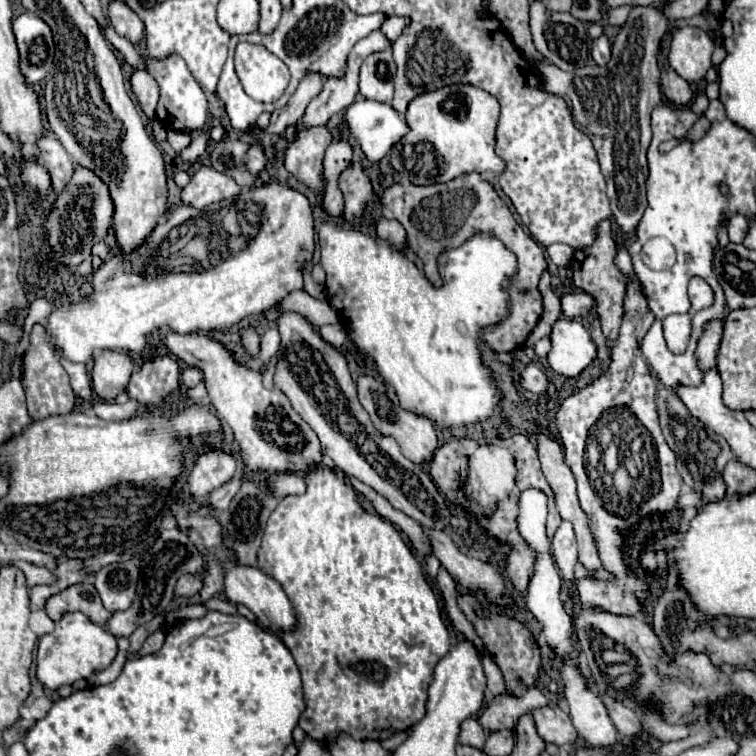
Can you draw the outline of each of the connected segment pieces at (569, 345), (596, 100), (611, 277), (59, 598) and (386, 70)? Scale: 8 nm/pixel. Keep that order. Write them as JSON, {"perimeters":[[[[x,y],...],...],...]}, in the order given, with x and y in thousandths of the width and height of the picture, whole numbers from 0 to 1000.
{"perimeters":[[[[741,421],[728,442],[728,487],[749,500],[762,500],[791,471],[791,458],[770,426]]],[[[841,8],[836,11],[828,32],[820,37],[812,58],[810,58],[810,79],[802,90],[775,85],[759,95],[743,95],[741,90],[733,90],[733,85],[706,82],[709,93],[717,101],[714,116],[725,124],[746,130],[746,135],[754,143],[754,151],[759,156],[759,167],[770,172],[786,190],[791,201],[791,212],[796,220],[796,230],[804,238],[804,262],[810,272],[812,291],[817,294],[820,304],[825,310],[836,310],[857,272],[854,262],[854,235],[857,235],[857,217],[854,217],[854,198],[860,193],[862,172],[860,172],[860,151],[862,146],[876,138],[876,122],[873,122],[873,93],[870,93],[870,63],[873,53],[884,40],[884,24],[876,16],[876,11],[865,8]]],[[[799,291],[796,296],[791,296],[791,317],[772,331],[765,331],[757,341],[757,354],[759,354],[759,376],[783,389],[788,394],[788,410],[796,426],[796,439],[804,450],[815,450],[817,447],[817,437],[820,437],[820,426],[825,418],[825,392],[828,392],[828,368],[823,365],[823,360],[815,354],[812,349],[815,341],[815,325],[810,317],[810,304],[807,304],[807,291]]],[[[106,770],[106,772],[98,772],[93,778],[87,778],[85,783],[69,788],[63,796],[61,796],[61,810],[63,815],[77,823],[85,812],[90,810],[108,810],[114,812],[124,825],[135,828],[140,825],[140,820],[148,815],[132,796],[132,788],[124,778],[124,772],[119,770]]],[[[519,66],[495,69],[479,82],[476,90],[476,124],[497,135],[519,135],[521,124],[524,85],[519,79]]]]}

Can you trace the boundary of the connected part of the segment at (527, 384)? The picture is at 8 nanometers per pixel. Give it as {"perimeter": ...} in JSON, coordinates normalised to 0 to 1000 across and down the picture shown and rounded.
{"perimeter":[[[698,481],[693,487],[693,492],[688,495],[688,511],[717,524],[717,521],[725,519],[728,505],[725,505],[725,497],[717,492],[717,487],[712,487],[709,481]]]}

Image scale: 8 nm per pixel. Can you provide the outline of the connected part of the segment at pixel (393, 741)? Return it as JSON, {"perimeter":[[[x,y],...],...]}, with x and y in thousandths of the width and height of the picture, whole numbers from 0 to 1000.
{"perimeter":[[[534,966],[534,968],[526,968],[526,971],[521,971],[519,976],[513,976],[513,979],[505,979],[505,987],[513,992],[513,995],[521,995],[537,976],[540,976],[540,968],[542,966]]]}

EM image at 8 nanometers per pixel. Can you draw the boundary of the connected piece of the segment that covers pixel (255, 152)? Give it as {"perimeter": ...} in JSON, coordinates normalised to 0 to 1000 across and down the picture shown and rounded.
{"perimeter":[[[333,193],[331,196],[331,201],[328,201],[328,222],[331,222],[331,228],[347,228],[352,222],[354,212],[357,212],[357,206],[347,193]]]}

